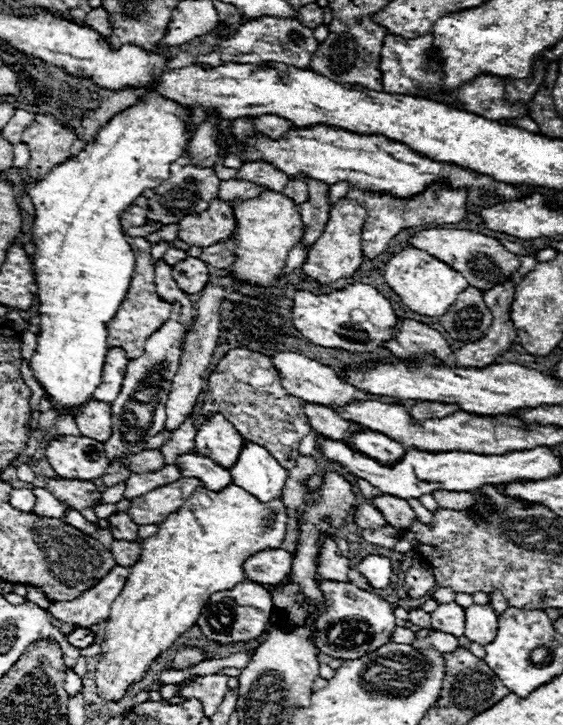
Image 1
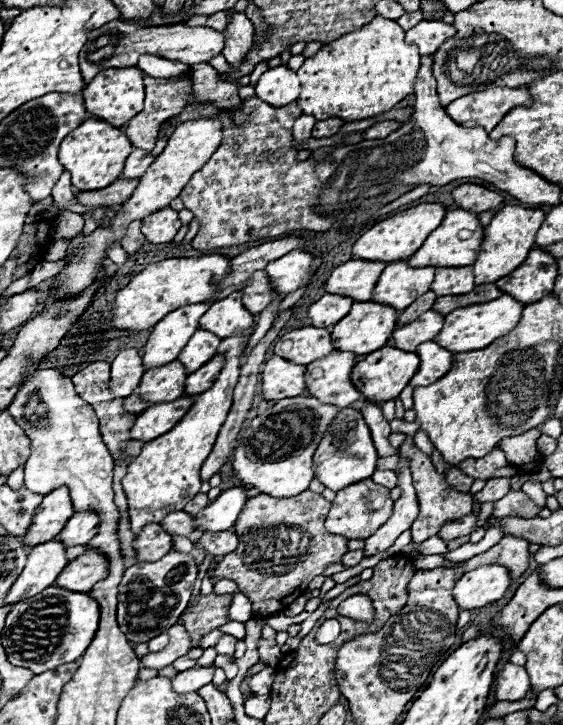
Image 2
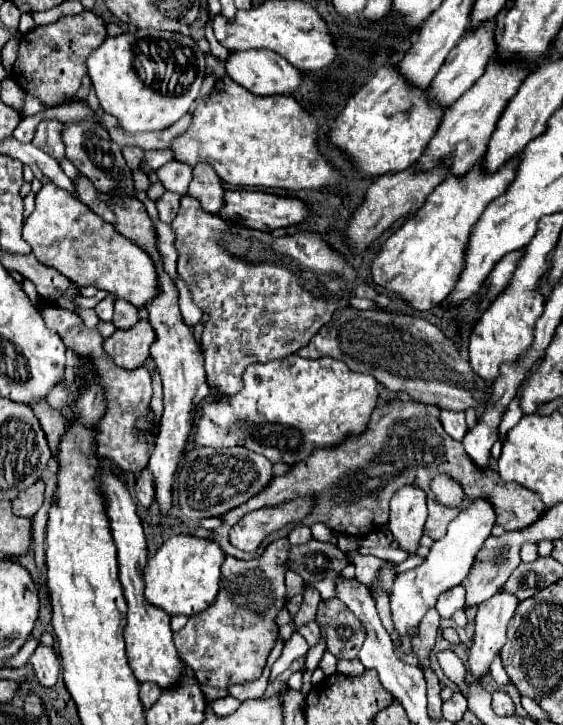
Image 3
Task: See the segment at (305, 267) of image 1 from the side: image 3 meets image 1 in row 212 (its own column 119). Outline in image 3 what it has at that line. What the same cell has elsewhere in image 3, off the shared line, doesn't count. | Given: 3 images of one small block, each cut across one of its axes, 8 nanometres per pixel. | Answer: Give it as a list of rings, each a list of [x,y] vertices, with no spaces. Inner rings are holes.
[[[138,320],[128,330],[116,330],[110,338],[104,340],[104,352],[120,368],[138,368],[144,366],[150,356],[150,346],[156,340],[148,320]]]

